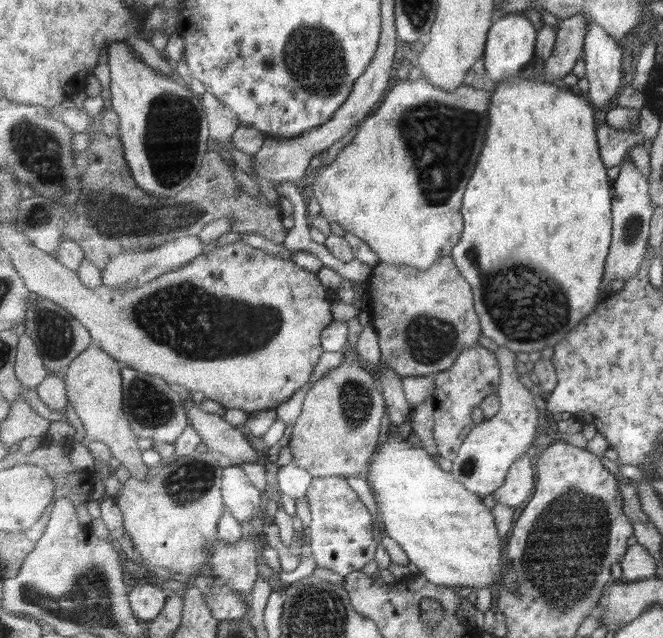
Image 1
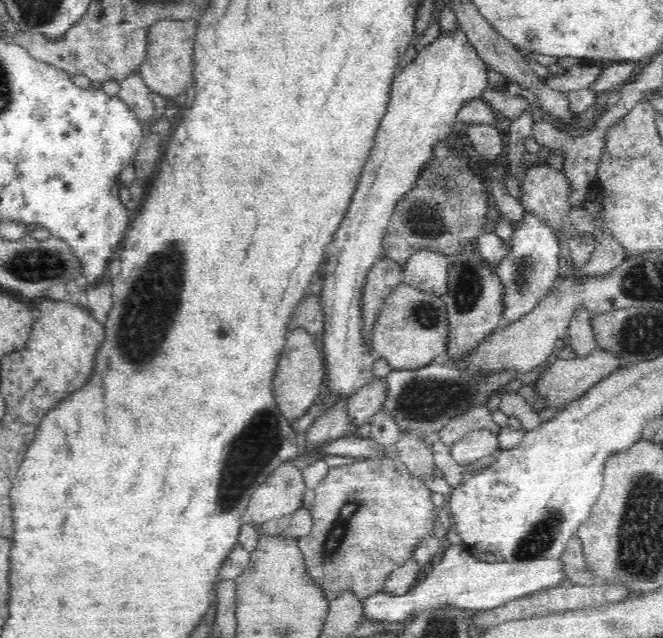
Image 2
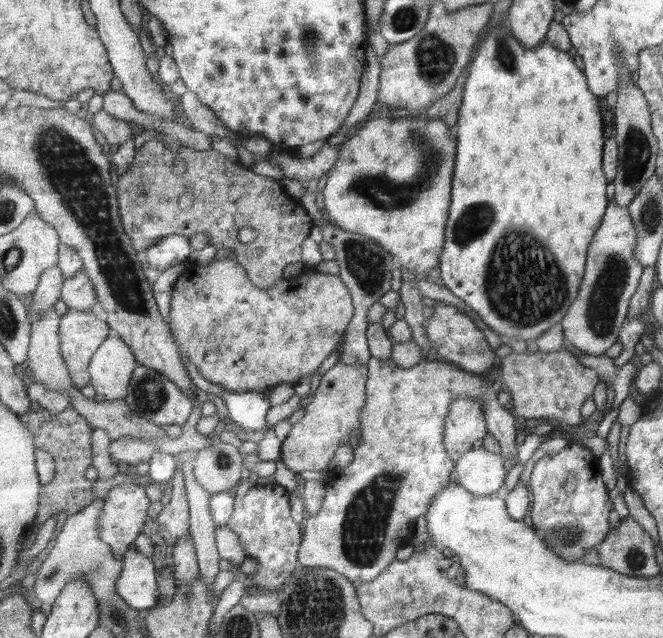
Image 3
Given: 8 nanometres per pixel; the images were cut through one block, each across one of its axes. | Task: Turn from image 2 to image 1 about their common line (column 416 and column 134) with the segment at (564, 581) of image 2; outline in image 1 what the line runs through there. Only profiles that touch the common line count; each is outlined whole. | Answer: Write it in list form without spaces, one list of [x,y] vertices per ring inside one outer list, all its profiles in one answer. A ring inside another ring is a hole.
[[[134,584],[130,594],[131,608],[140,620],[151,622],[162,615],[168,596],[157,586]]]

